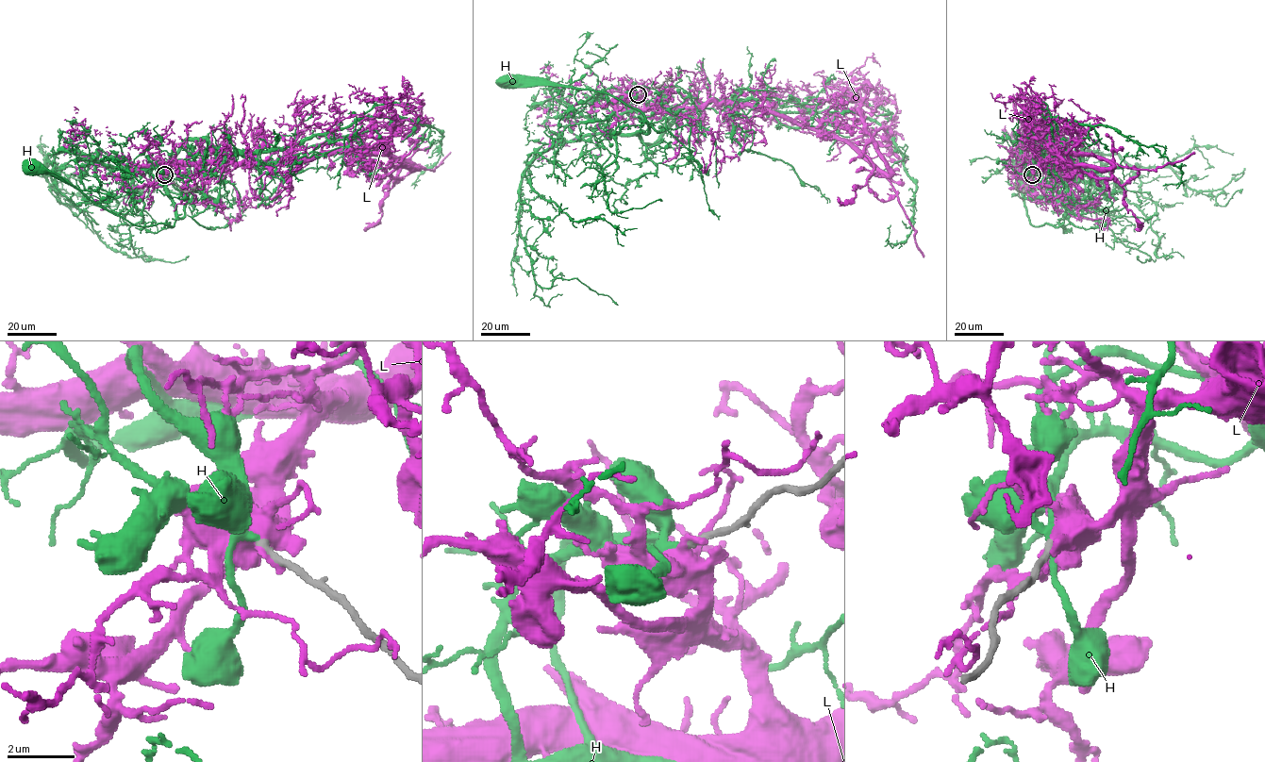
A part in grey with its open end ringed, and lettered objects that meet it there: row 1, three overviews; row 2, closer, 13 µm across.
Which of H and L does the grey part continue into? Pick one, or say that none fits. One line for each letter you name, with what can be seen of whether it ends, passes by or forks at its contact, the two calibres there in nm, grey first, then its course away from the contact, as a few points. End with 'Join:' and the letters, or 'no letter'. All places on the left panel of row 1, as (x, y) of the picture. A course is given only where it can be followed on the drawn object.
H: it forks there; 190 nm thick on the grey side, 170 nm on the other; it runs (164, 174), (151, 168), (154, 160), (148, 163), (173, 203), (174, 224), (137, 226), (32, 167)
Join: H

